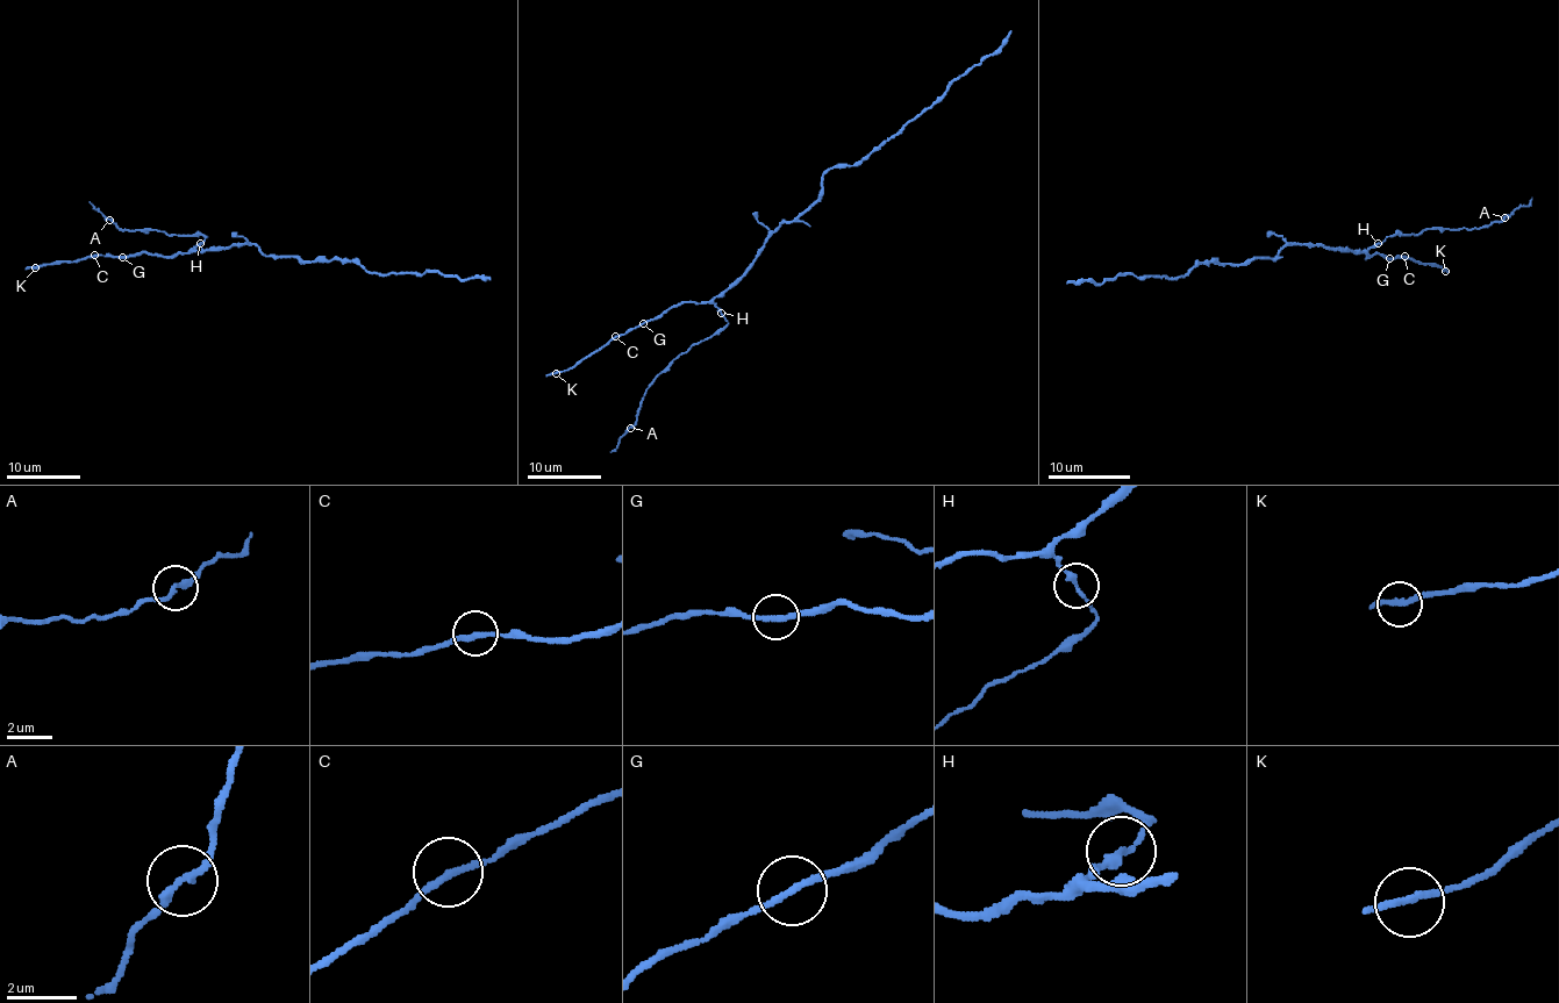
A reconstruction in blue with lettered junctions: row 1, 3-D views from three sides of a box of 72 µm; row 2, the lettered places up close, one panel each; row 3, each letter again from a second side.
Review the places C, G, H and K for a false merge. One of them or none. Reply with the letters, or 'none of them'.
H

